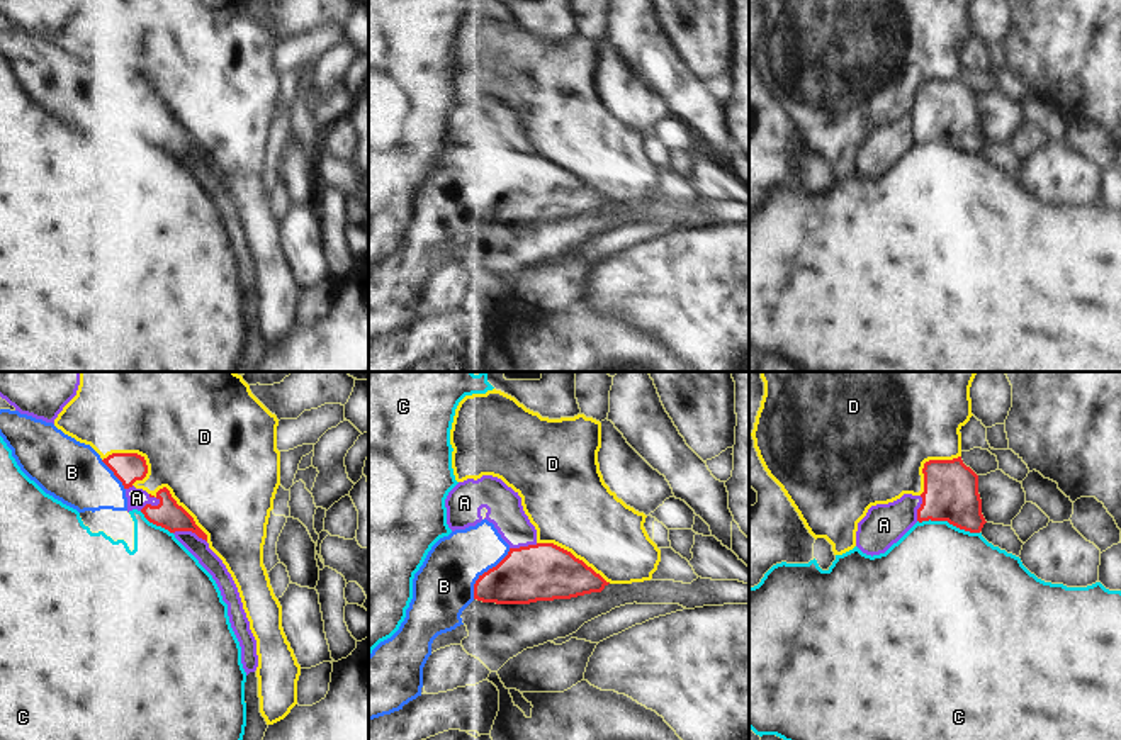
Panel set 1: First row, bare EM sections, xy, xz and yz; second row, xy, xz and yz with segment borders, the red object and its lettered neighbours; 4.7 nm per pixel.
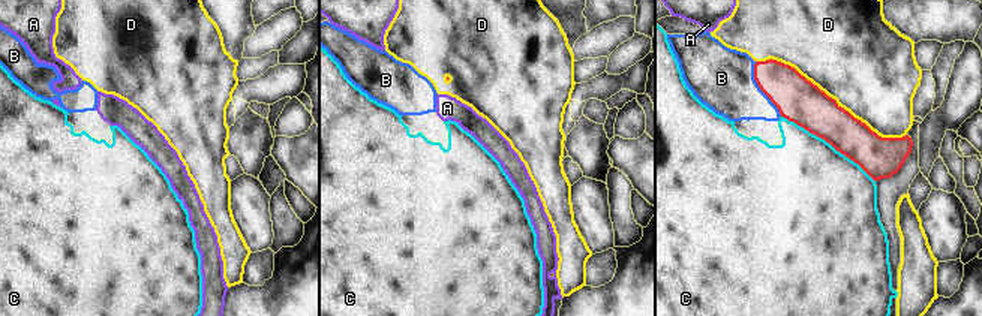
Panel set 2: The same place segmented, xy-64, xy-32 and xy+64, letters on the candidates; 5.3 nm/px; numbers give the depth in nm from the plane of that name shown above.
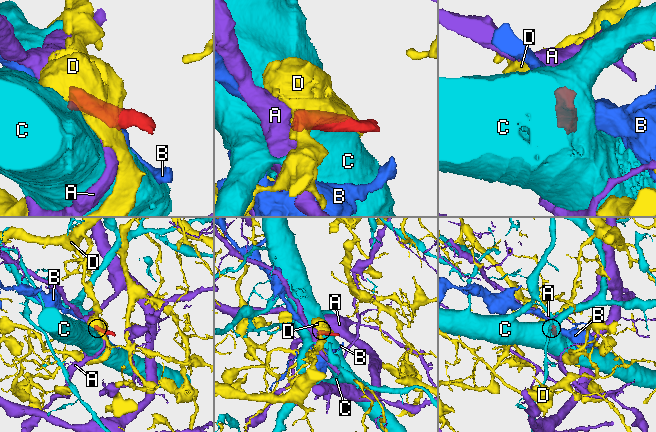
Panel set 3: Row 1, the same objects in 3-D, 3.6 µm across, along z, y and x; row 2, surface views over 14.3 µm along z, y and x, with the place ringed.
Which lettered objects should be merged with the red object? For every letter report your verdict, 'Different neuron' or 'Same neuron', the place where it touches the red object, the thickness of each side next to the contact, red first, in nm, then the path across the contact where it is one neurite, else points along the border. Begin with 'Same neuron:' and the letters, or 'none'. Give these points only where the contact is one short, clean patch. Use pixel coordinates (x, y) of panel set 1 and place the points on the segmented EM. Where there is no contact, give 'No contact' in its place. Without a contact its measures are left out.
Same neuron: B
A: Different neuron. Touches red at xy (150, 504). Thickness 140 nm (red) against 100 nm
B: Same neuron. Touches red at xz (484, 572). Thickness 280 nm (red) against 280 nm. Path across: xz (537, 572), (484, 572), (457, 572), (444, 586)
C: Different neuron. Touches red at yz (948, 521). Thickness 260 nm (red) against 480 nm
D: Different neuron. Touches red at xy (129, 454). Thickness 140 nm (red) against 500 nm

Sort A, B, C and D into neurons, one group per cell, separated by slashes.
A / B / C / D

